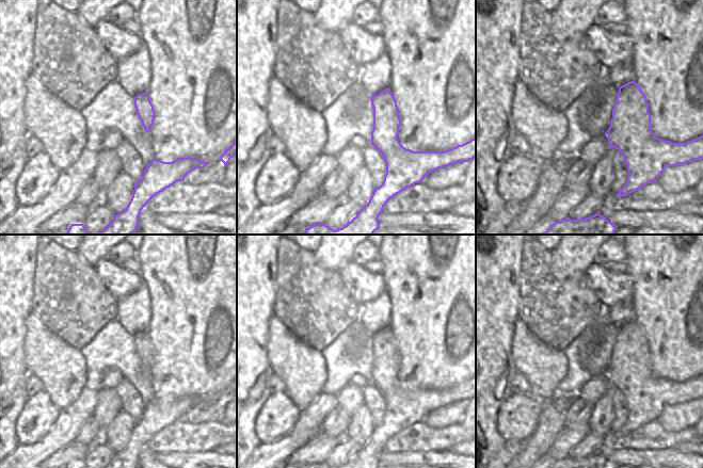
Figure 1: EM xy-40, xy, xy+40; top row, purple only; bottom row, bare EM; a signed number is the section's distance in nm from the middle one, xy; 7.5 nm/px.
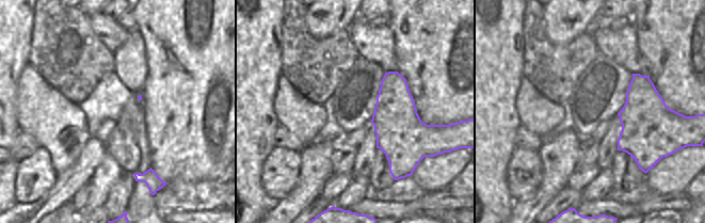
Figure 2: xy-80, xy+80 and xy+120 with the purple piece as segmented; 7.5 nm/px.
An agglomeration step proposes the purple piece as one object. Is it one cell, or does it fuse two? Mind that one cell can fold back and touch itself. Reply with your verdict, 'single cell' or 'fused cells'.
single cell

